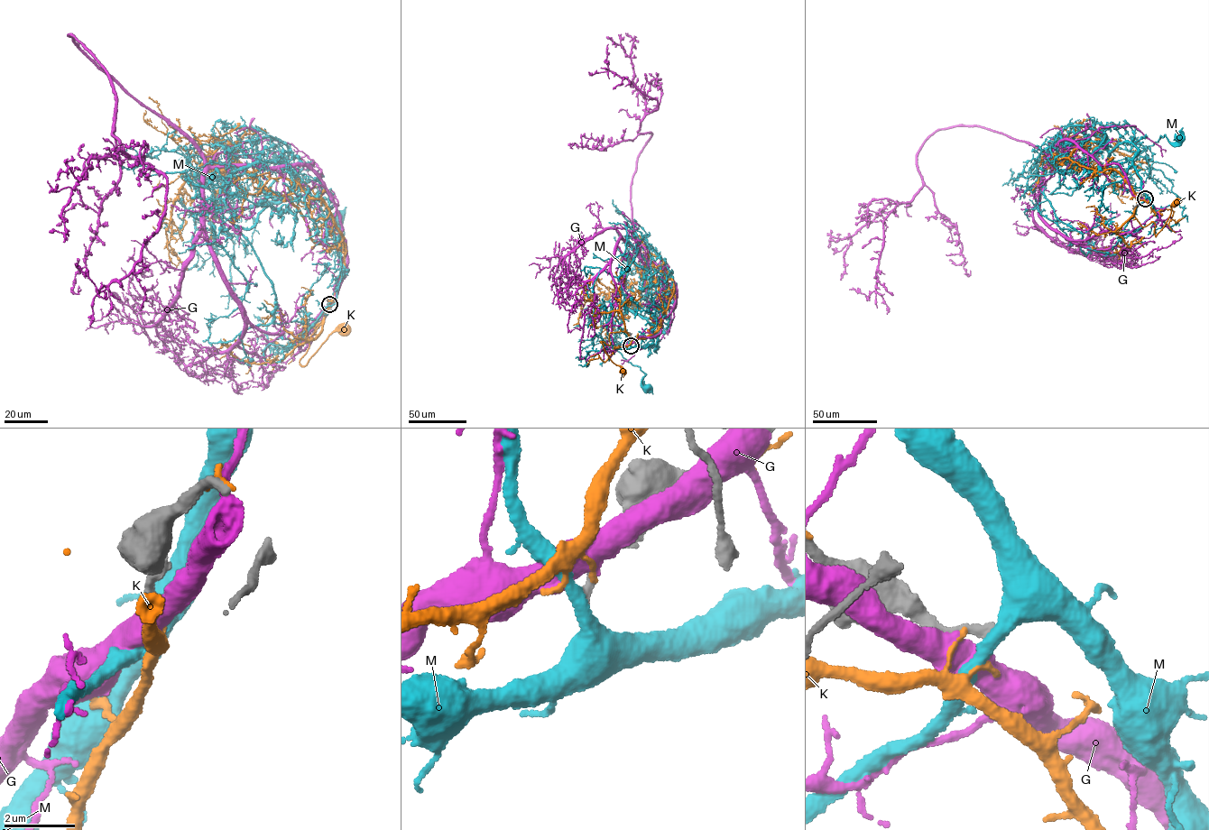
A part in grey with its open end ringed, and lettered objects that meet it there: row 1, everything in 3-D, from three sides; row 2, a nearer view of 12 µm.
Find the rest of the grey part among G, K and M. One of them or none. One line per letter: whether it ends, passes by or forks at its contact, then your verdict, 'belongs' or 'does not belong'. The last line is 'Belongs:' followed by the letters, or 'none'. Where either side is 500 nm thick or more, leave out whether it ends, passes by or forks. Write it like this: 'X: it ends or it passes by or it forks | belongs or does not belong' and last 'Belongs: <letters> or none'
G: does not belong
K: it ends | does not belong
M: it passes by | does not belong
Belongs: none

